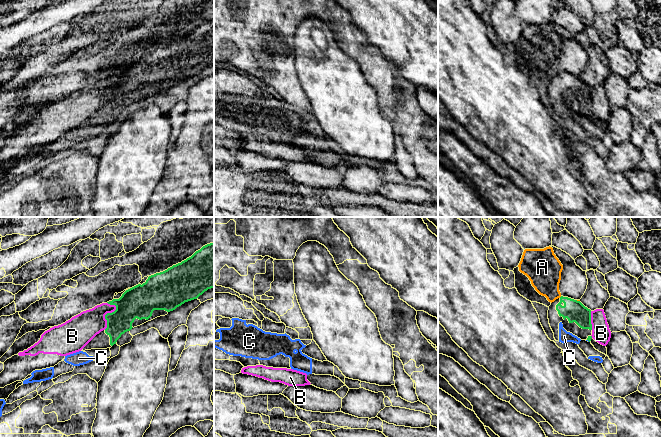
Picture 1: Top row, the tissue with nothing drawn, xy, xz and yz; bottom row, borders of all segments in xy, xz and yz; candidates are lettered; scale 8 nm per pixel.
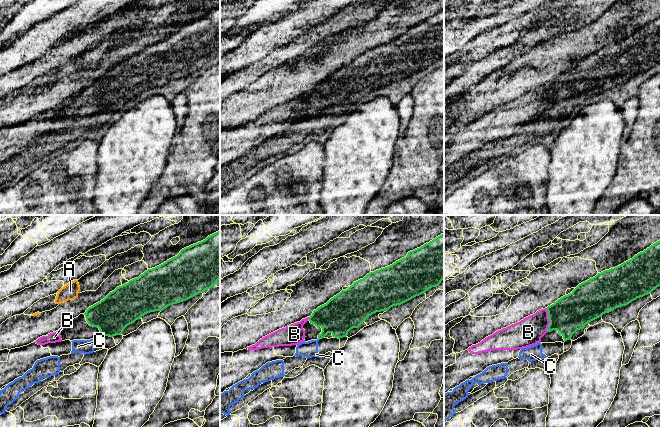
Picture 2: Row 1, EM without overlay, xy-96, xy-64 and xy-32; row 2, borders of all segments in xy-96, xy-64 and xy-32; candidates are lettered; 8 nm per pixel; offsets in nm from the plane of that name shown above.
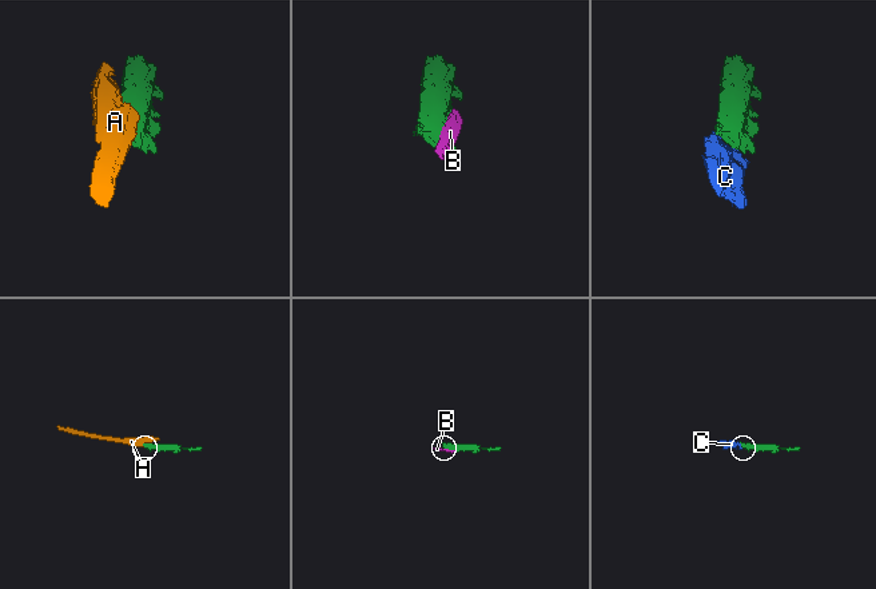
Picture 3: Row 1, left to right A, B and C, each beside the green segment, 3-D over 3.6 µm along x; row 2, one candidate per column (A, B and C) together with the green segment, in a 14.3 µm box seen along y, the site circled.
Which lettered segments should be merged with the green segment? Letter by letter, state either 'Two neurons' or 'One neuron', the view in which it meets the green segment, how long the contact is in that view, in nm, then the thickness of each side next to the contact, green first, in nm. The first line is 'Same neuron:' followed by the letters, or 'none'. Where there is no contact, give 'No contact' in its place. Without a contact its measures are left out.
Same neuron: C
A: Two neurons. Touches green in yz. Shared border 30 nm. Thickness 170 nm (green) against 20 nm
B: Two neurons. Touches green in xy. Shared border 220 nm. Thickness 260 nm (green) against 240 nm
C: One neuron. Touches green in yz. Shared border 30 nm. Thickness 30 nm (green) against 20 nm

